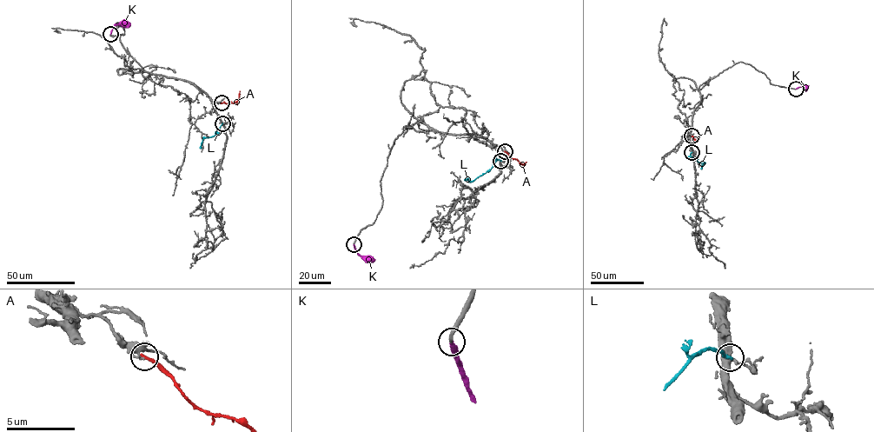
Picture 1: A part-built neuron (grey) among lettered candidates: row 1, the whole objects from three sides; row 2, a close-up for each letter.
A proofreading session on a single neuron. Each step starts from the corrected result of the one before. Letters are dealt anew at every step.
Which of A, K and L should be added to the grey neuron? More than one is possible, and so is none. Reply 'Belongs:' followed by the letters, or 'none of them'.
Belongs: K

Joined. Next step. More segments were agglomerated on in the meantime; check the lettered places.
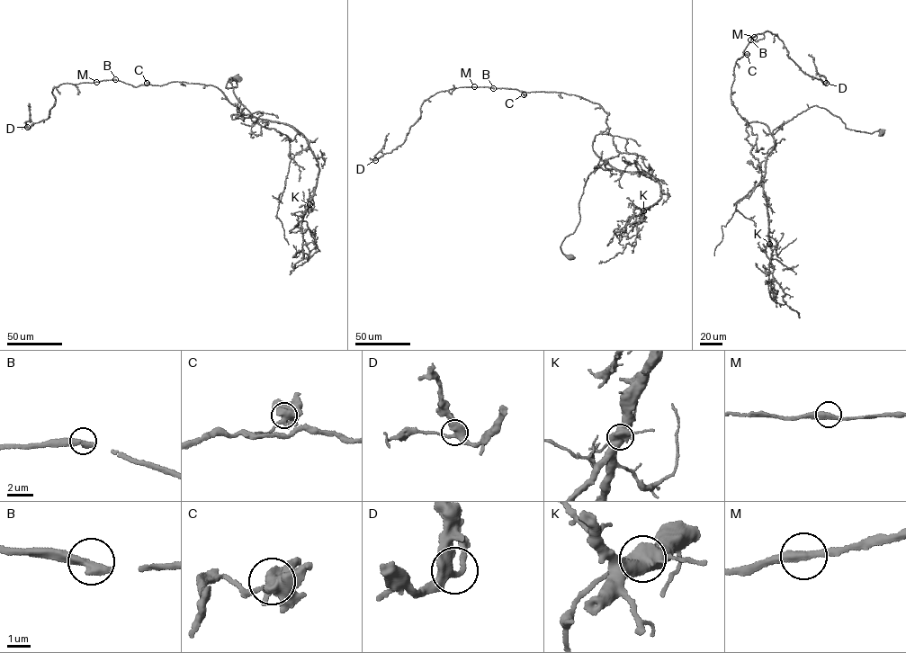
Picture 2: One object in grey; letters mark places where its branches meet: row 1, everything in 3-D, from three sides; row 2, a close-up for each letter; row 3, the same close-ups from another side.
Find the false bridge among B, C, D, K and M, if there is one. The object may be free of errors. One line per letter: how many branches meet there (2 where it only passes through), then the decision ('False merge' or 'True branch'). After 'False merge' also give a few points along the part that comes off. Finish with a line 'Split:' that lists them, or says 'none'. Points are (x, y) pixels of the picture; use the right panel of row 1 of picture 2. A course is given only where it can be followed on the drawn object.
B: Branches: 1. True branch
C: Branches: 3. True branch
D: Branches: 3. True branch
K: Branches: 3. False merge. Course of the part to remove: (769, 244), (775, 245), (778, 254), (796, 238)
M: Branches: 2. True branch
Split: K

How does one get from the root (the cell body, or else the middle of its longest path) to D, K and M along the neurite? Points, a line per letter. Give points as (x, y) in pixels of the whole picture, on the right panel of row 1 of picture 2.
D: (883, 132), (847, 129), (814, 105), (773, 136), (731, 97), (735, 62), (766, 31), (826, 83)
K: (883, 132), (847, 129), (838, 117), (814, 105), (775, 129), (763, 190), (769, 244)
M: (883, 132), (847, 129), (814, 105), (773, 136), (765, 124), (748, 123), (731, 96), (735, 62), (754, 37)

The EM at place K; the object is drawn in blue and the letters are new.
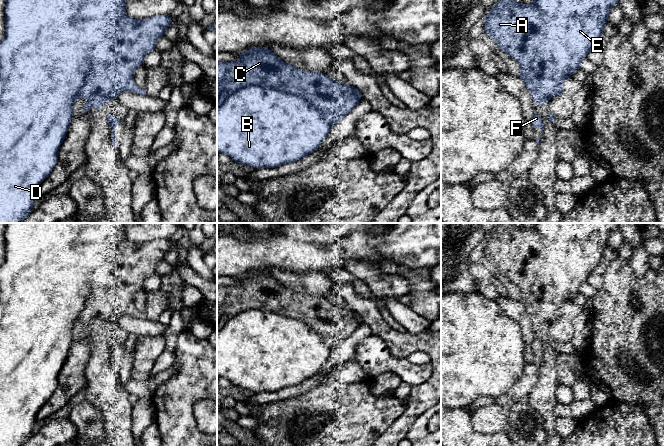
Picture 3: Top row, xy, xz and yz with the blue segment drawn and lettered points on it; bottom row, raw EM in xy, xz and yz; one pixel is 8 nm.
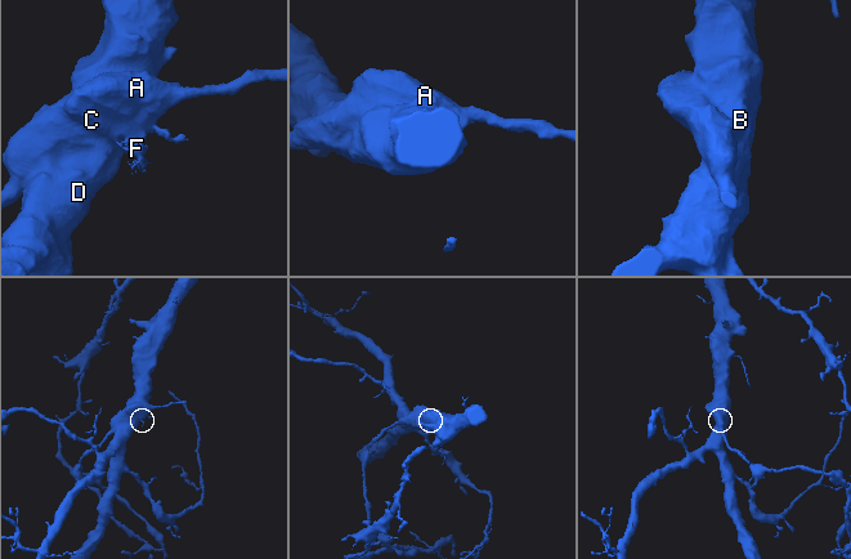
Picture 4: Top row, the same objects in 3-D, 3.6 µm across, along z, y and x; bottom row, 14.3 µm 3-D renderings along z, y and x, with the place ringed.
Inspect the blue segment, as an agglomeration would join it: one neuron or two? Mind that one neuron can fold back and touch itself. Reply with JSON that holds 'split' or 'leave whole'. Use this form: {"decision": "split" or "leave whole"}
{"decision": "split"}

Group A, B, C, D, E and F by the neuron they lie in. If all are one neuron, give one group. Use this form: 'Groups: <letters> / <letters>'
Groups: A C / B D E F

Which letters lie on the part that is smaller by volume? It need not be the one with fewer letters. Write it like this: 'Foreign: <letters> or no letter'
Foreign: A, C

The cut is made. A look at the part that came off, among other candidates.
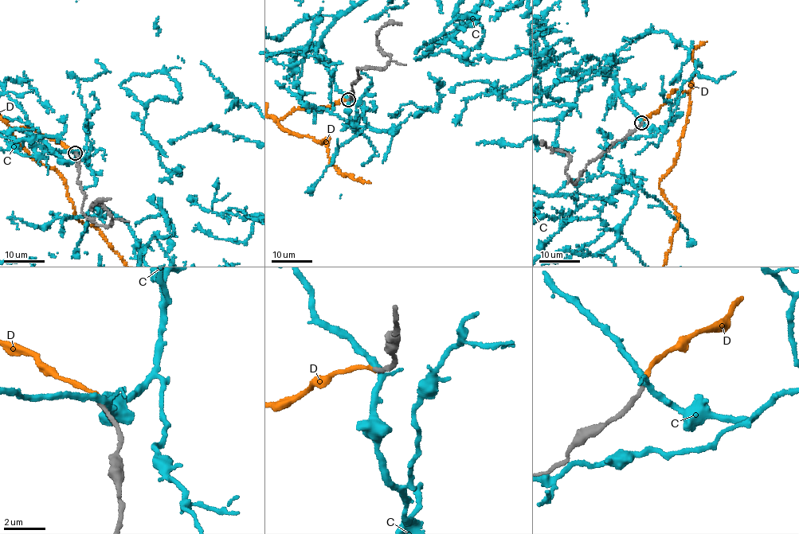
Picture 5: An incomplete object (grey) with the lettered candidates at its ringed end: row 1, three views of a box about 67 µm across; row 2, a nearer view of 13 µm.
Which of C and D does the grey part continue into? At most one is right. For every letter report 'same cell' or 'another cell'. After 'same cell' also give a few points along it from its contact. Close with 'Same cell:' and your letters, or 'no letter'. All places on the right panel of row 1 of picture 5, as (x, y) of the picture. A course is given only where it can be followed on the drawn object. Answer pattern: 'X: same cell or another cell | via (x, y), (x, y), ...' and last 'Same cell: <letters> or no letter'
C: another cell
D: same cell
Same cell: D

